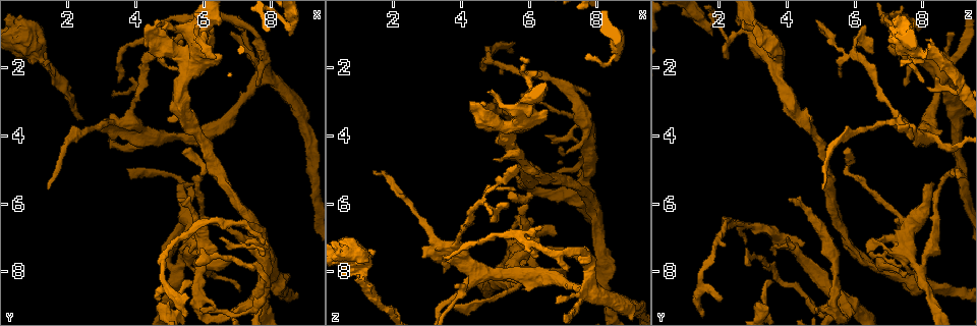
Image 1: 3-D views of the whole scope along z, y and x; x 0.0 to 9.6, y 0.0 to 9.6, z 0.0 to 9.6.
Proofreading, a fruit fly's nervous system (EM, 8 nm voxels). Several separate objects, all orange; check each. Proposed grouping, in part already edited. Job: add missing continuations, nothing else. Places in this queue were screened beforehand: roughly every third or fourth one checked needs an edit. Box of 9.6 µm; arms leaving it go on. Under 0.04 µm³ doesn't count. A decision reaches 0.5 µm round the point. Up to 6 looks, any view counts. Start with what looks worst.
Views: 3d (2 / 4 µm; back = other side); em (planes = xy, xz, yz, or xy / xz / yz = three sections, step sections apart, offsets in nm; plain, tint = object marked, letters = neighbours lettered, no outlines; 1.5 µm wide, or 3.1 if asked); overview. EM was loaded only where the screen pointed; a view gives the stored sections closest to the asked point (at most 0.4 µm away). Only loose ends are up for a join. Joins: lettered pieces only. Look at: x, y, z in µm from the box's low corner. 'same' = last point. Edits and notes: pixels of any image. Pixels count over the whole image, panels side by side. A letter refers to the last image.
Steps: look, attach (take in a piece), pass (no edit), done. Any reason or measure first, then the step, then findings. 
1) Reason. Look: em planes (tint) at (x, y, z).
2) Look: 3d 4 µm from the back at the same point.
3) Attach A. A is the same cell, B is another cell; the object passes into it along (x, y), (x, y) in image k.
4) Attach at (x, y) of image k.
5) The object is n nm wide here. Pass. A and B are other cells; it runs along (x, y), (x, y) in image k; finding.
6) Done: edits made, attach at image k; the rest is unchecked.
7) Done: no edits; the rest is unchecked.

Look: 3d 2 µm at (5.00, 3.55, 4.70).

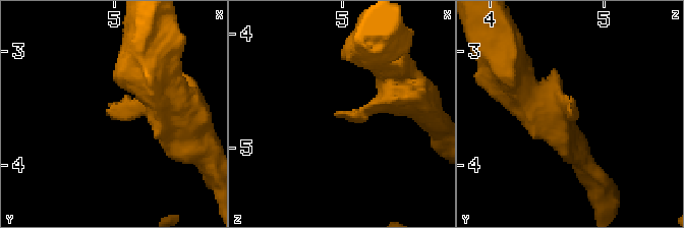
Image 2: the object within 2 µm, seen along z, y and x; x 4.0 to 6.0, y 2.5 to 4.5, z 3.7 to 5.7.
Look: em planes (tint) at (4.98, 3.58, 4.72).

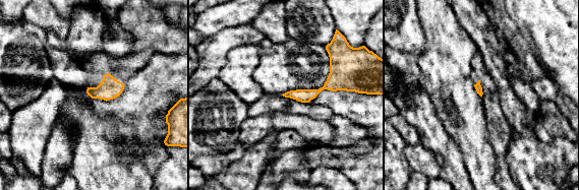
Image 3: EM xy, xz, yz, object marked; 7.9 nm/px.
Look: em planes (letters) at the same point.

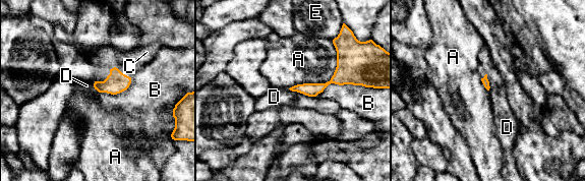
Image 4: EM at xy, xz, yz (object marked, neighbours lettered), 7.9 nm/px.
Pass. A, B, C, D and E are other cells; a border runs along (333, 40), (332, 77), (288, 88) in image 4; no lettered piece goes on from it.

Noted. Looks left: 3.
An open end. Look: em xy step 4 (tint) at (4.80, 0.70, 2.70).

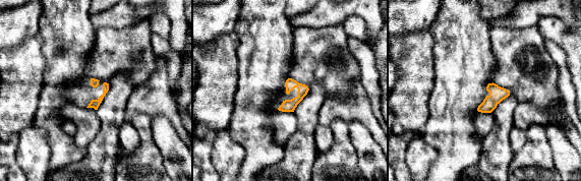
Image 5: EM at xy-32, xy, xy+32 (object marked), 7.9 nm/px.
Look: em planes (tint) at the same point.

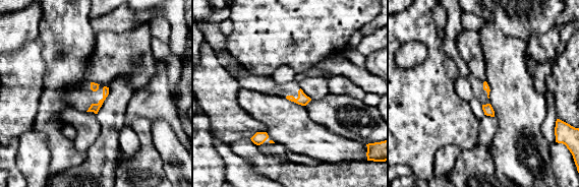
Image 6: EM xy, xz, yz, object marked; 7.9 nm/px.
What lies round it. Look: em planes (letters) at the same point.

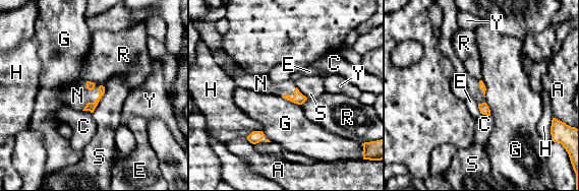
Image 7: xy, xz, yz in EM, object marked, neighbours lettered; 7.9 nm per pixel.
Attach at (77, 96) of image 7. N is the same cell, A, C, E, G, H, R, S and Y are other cells; the object passes into it along (91, 107), (95, 100), (77, 96) in image 7; the cell continues.

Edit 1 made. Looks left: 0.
Done: edits made, attach at image 7; the rest is unchecked.

